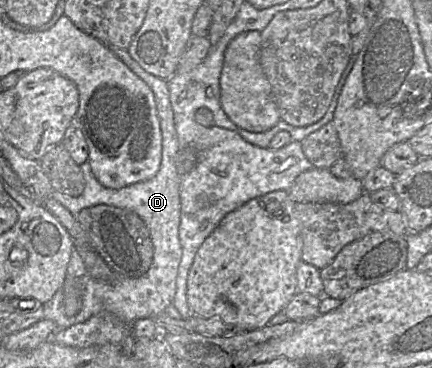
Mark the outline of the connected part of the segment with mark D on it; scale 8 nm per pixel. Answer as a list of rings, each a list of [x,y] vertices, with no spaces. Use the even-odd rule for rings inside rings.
[[[111,47],[113,53],[153,91],[162,134],[162,158],[158,172],[149,180],[137,182],[121,189],[106,188],[98,182],[92,173],[88,161],[80,165],[85,178],[85,189],[80,196],[71,197],[55,190],[51,197],[77,216],[82,209],[99,204],[111,205],[134,211],[146,223],[154,247],[152,264],[149,270],[139,278],[115,277],[111,282],[101,282],[88,274],[82,280],[82,307],[74,316],[67,316],[63,306],[63,289],[60,288],[52,298],[43,304],[44,319],[53,321],[58,329],[65,329],[82,323],[92,316],[109,313],[126,323],[133,324],[141,318],[154,318],[165,313],[176,294],[176,278],[182,258],[179,239],[180,226],[180,183],[181,175],[177,169],[179,150],[178,135],[174,123],[174,114],[170,102],[168,81],[146,72],[129,54],[128,50]]]

